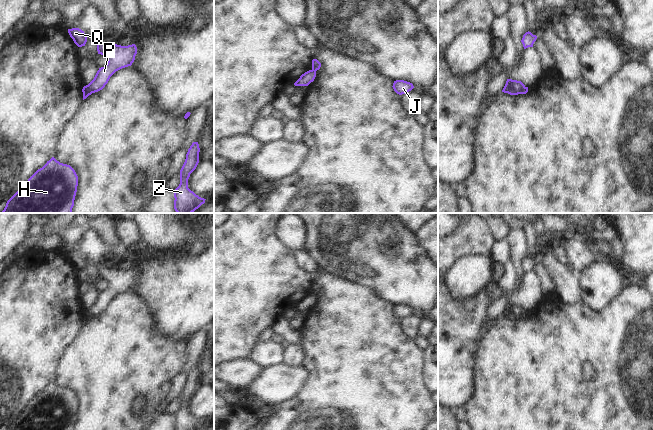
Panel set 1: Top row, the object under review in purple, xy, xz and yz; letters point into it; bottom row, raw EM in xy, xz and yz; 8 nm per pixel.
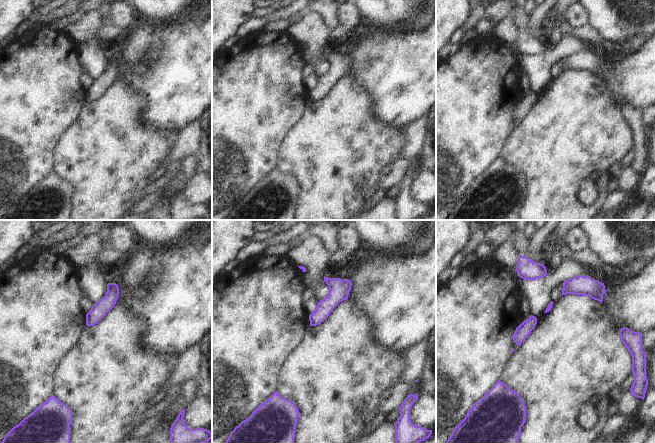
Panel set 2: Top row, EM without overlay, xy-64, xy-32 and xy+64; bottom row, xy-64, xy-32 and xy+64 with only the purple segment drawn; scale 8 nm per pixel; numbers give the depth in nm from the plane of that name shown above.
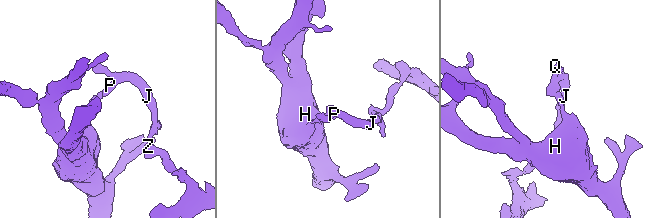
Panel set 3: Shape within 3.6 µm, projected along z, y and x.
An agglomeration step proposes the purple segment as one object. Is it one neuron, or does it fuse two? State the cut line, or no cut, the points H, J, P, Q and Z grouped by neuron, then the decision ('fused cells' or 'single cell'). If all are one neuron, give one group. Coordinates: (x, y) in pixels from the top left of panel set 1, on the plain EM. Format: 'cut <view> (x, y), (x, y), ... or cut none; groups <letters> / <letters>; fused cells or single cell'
cut xy (87, 309), (91, 317); groups H / J P Q Z; fused cells

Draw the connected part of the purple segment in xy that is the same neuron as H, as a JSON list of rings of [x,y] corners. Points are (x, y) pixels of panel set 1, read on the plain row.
[[[52,381],[7,425],[6,430],[74,430],[77,410],[78,400],[75,394]]]

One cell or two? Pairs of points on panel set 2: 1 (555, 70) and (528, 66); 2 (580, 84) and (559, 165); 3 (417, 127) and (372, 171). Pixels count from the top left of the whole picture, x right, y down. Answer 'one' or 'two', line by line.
1: two
2: one
3: two

